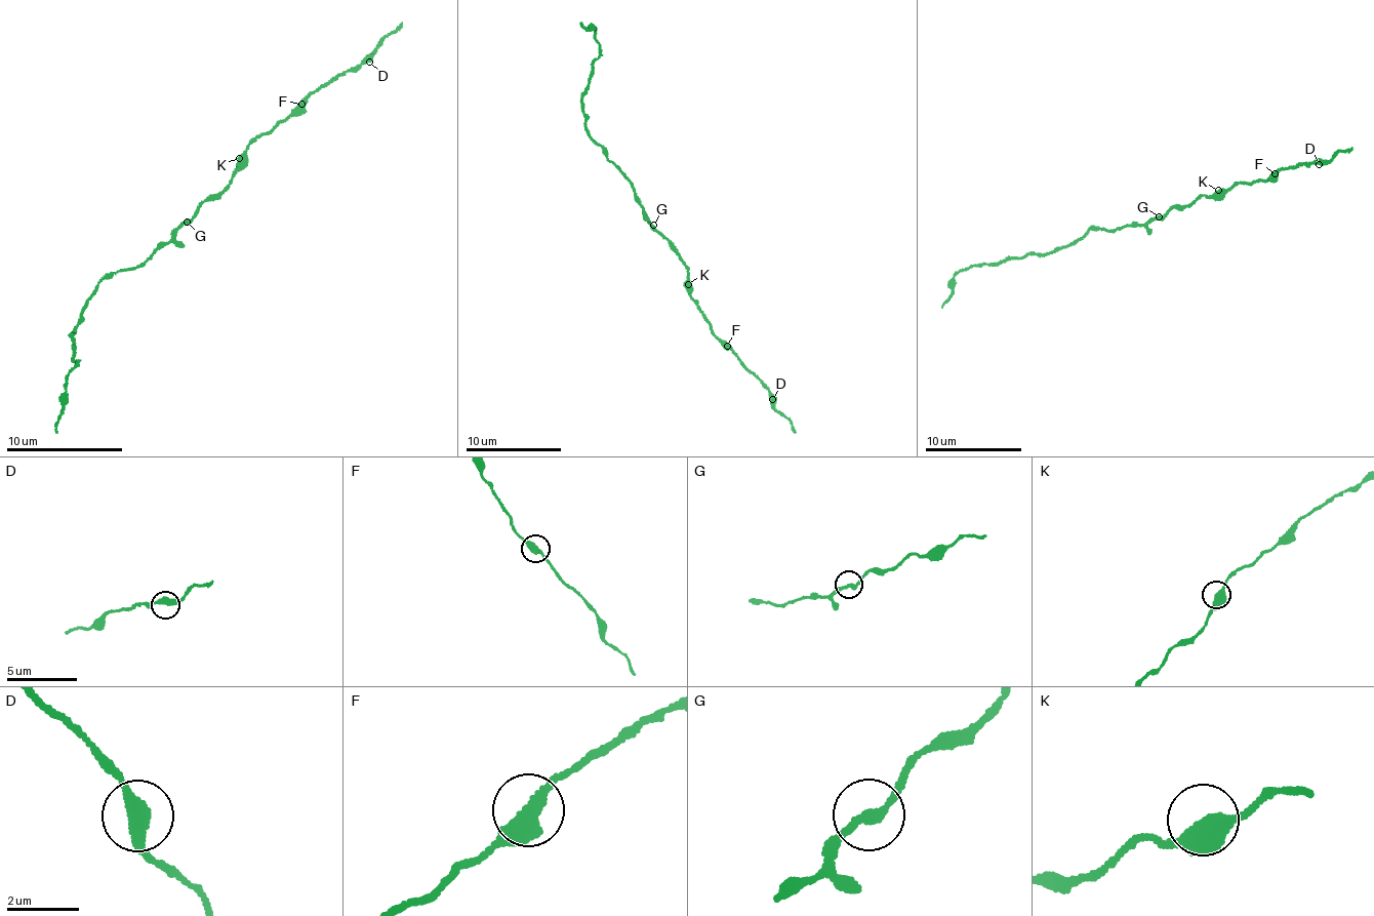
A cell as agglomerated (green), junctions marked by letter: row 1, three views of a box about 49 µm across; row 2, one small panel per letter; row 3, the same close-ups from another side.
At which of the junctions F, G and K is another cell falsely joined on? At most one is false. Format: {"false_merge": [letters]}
{"false_merge": ["F"]}

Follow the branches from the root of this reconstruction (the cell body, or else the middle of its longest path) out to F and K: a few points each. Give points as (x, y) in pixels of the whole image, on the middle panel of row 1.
F: (650, 225), (669, 240), (672, 250), (680, 256), (688, 272), (692, 302), (712, 327), (712, 334), (727, 346)
K: (650, 225), (669, 240), (672, 250), (680, 256), (688, 272), (688, 284)

